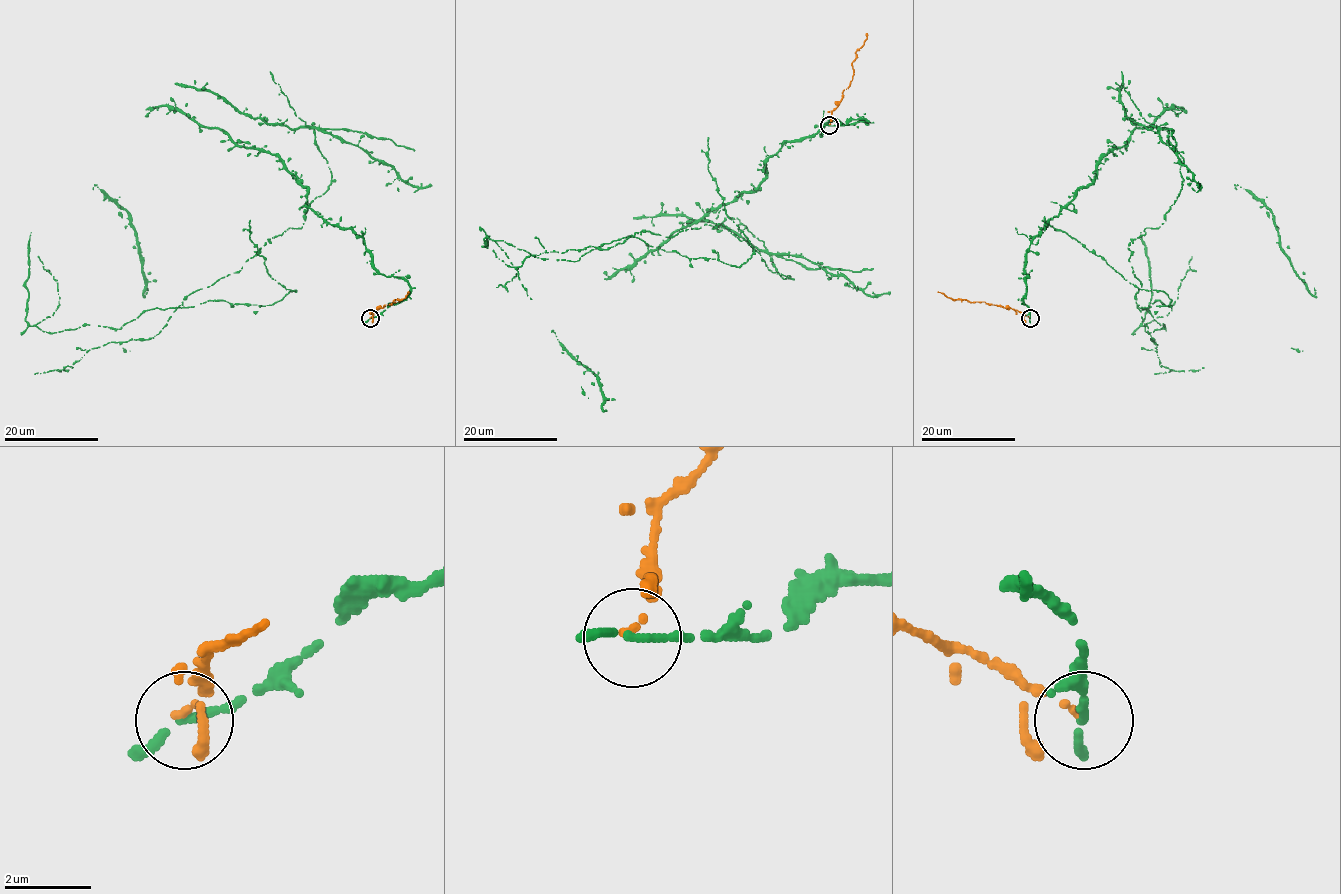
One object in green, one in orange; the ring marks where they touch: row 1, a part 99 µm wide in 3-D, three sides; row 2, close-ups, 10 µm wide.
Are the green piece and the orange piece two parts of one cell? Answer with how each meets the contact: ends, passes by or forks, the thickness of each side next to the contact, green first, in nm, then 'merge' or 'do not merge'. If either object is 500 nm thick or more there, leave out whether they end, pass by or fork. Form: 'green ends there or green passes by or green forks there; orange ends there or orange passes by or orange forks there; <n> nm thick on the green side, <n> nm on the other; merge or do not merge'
green passes by; orange ends there; 170 nm thick on the green side, 140 nm on the other; do not merge

